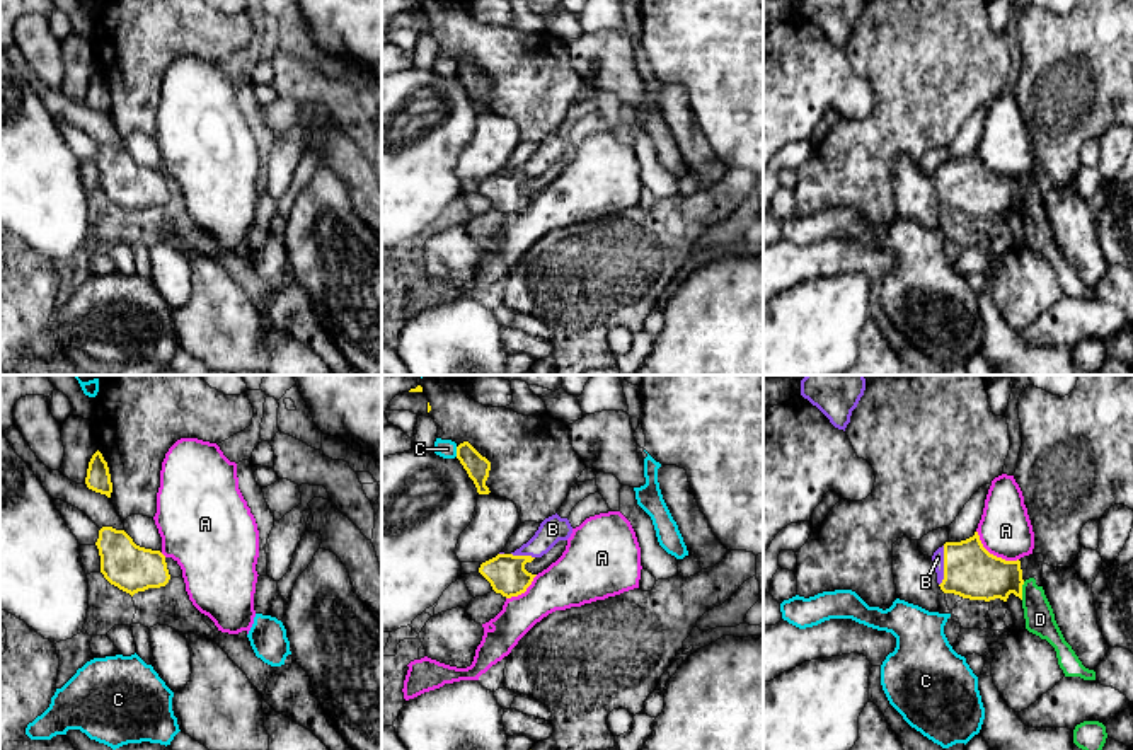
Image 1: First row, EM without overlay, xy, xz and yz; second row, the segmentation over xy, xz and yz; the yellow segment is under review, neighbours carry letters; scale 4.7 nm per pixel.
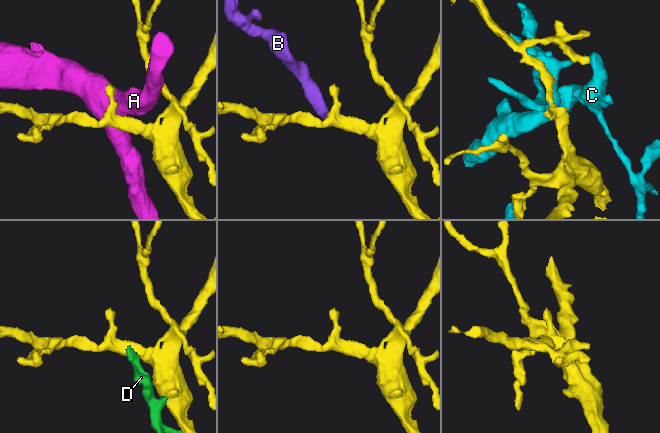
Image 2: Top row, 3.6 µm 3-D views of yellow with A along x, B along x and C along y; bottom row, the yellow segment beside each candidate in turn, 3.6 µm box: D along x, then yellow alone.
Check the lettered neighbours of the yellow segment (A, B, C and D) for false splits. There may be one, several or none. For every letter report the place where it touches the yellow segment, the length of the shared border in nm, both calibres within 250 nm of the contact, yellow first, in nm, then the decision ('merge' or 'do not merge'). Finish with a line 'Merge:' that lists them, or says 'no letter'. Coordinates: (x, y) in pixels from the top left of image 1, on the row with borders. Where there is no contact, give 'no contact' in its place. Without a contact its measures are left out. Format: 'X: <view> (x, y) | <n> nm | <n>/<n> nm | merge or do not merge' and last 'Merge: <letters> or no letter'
A: yz (992, 554) | 240 nm | 260/240 nm | do not merge
B: yz (944, 566) | 190 nm | 260/60 nm | merge
C: xz (457, 452) | 50 nm | 120/90 nm | do not merge
D: yz (1021, 590) | 90 nm | 240/140 nm | do not merge
Merge: B

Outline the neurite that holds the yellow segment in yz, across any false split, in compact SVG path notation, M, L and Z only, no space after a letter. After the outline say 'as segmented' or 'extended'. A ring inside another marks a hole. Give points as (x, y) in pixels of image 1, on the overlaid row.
M978 532L961 542L946 542L934 556L937 583L944 593L954 593L969 600L1007 602L1014 593L1022 600L1021 561L1005 561L990 554Z; extended

